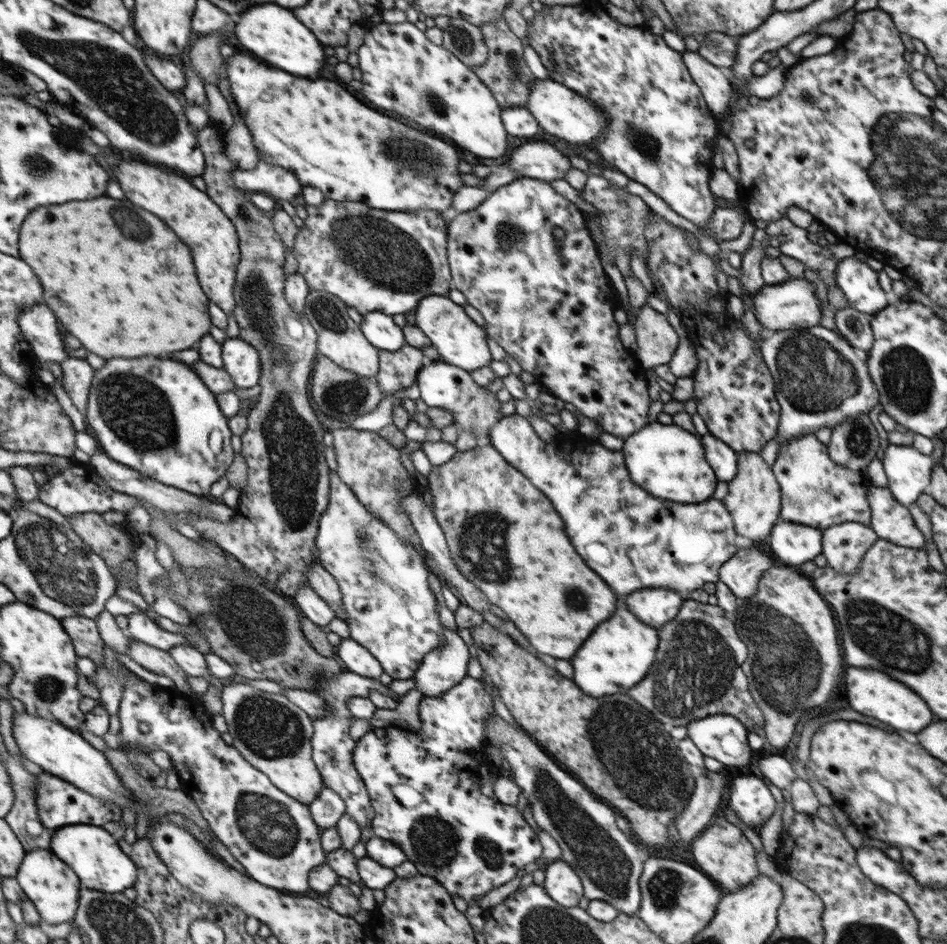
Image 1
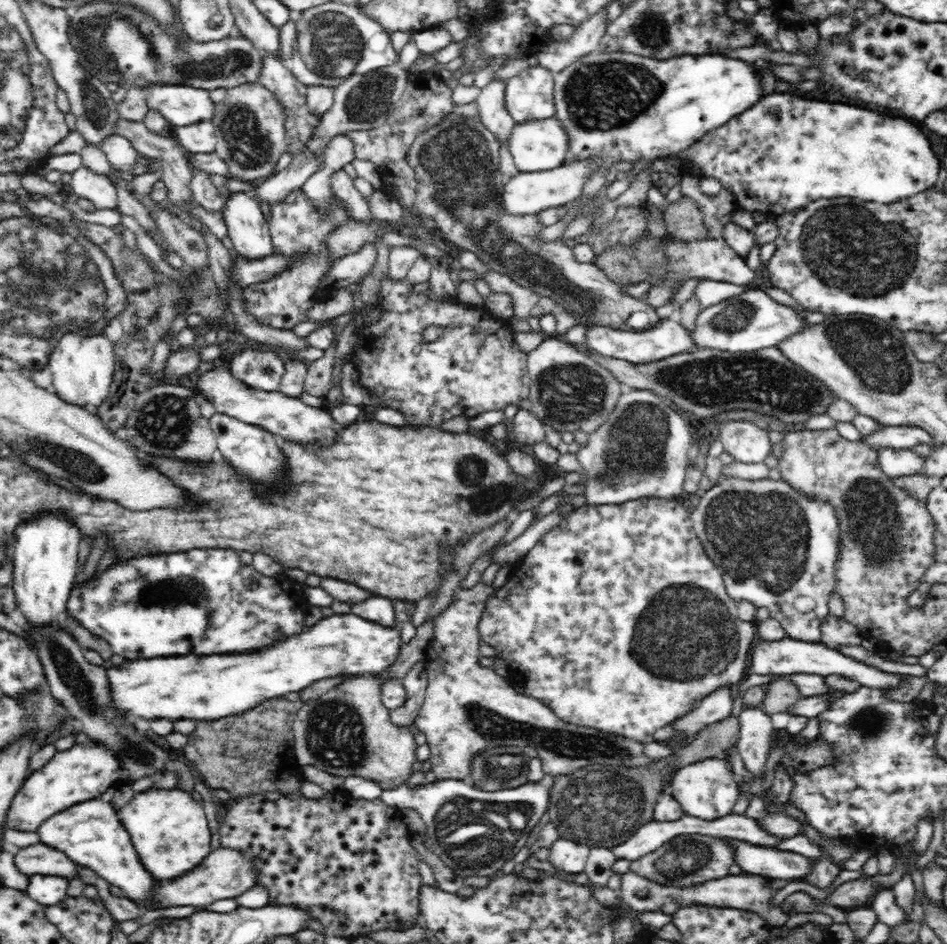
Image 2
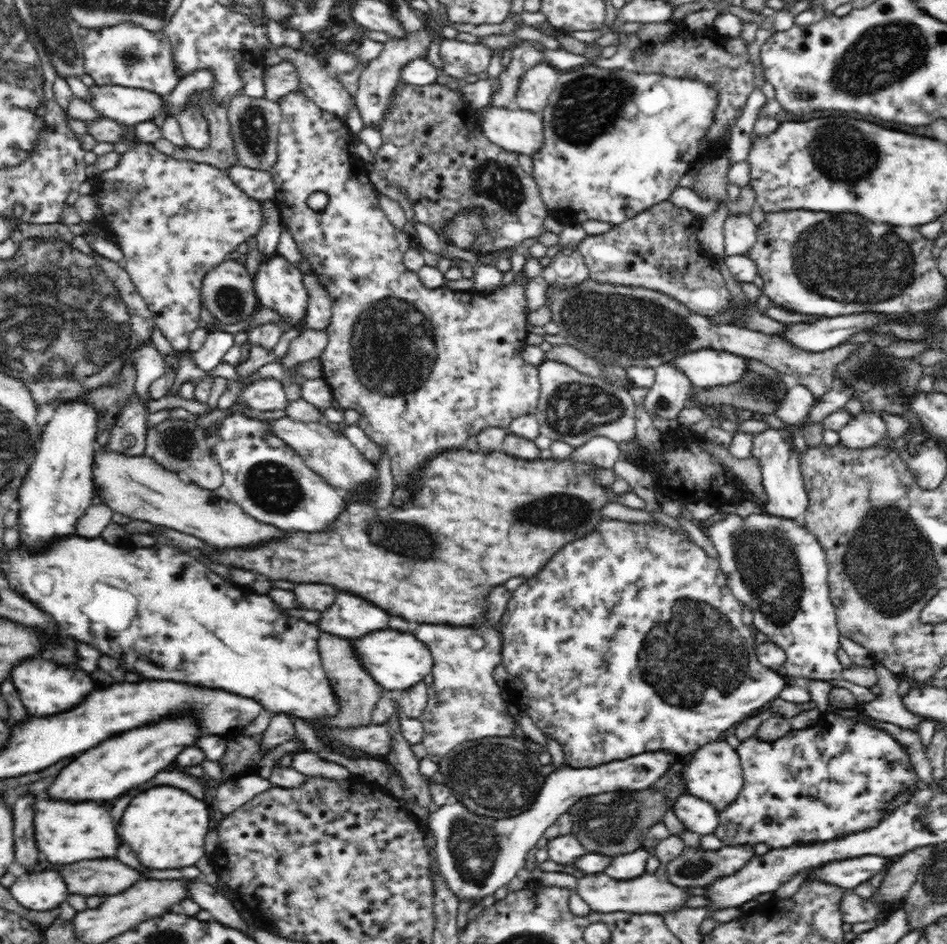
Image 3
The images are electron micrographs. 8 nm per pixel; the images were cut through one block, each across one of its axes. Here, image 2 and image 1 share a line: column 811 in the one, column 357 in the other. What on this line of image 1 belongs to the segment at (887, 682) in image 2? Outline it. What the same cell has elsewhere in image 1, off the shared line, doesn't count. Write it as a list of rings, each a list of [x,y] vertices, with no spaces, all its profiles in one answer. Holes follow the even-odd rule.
[[[350,638],[341,640],[335,655],[345,670],[359,676],[378,679],[385,672],[380,662],[364,646]]]

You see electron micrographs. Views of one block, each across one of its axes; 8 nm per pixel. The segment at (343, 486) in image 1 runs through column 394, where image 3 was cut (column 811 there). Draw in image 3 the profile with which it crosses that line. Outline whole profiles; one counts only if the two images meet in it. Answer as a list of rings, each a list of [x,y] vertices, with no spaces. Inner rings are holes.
[[[766,511],[762,513],[754,513],[745,519],[740,519],[738,515],[734,513],[724,514],[722,520],[712,523],[708,528],[703,528],[707,531],[714,548],[718,552],[717,559],[720,563],[720,568],[724,572],[726,577],[726,583],[728,587],[732,589],[733,595],[743,604],[750,607],[753,612],[753,625],[752,628],[757,632],[767,637],[768,643],[774,643],[774,645],[780,646],[786,654],[786,663],[776,672],[782,677],[794,677],[799,682],[802,680],[834,680],[834,678],[840,678],[843,672],[843,668],[838,661],[836,653],[841,648],[840,630],[838,629],[838,622],[836,617],[836,611],[833,602],[830,601],[829,585],[828,582],[828,565],[827,558],[822,548],[822,545],[816,540],[816,537],[805,527],[802,520],[792,520],[791,518],[780,518],[779,516],[772,516]]]

